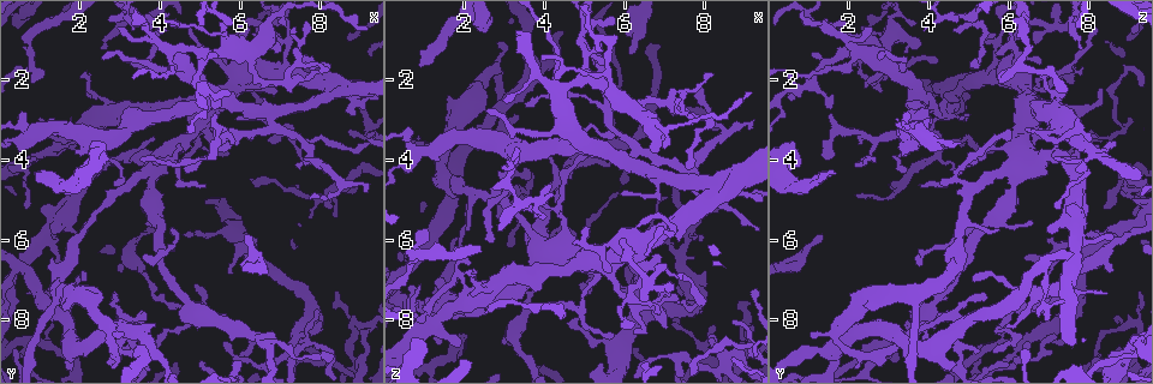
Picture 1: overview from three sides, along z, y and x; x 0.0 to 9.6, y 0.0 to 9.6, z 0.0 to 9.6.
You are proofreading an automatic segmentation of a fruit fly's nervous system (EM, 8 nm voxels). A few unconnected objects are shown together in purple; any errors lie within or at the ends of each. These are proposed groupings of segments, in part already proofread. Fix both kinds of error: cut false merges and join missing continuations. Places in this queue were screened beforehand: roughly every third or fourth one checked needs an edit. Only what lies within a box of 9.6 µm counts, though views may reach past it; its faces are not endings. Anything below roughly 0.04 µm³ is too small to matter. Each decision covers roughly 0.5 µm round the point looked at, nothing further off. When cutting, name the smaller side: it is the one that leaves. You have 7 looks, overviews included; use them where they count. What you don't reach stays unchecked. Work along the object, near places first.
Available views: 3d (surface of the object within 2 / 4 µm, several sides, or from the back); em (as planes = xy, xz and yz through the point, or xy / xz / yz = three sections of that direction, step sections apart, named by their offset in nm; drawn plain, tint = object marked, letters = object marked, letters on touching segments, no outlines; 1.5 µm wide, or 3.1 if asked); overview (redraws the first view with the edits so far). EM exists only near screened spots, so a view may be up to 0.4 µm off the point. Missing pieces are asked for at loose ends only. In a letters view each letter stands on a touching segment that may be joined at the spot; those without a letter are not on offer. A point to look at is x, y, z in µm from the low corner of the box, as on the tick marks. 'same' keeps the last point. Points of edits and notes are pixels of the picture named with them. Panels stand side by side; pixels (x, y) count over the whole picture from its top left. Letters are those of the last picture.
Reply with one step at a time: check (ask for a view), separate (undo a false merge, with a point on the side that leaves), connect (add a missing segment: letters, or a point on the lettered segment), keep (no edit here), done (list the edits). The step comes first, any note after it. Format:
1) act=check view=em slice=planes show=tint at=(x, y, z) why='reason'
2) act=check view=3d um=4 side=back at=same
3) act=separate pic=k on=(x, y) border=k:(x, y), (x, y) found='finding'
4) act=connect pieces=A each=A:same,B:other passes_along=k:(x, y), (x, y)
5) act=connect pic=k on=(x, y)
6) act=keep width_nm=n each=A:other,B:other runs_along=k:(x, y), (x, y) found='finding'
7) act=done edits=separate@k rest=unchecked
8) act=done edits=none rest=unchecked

act=check view=em slice=yz step=4 show=plain at=(5.90, 3.00, 4.80) why='tapers out'

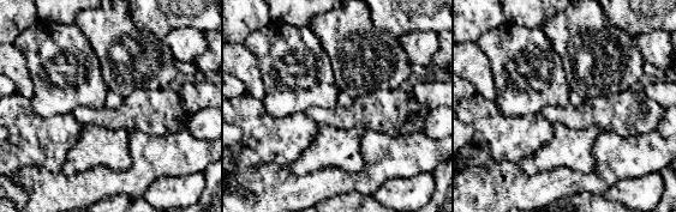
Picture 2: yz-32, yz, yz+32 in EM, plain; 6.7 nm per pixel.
act=check view=em slice=yz step=4 show=letters at=same

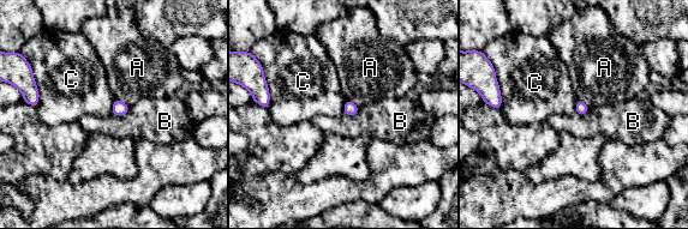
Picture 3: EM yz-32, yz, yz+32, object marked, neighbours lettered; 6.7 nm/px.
act=keep each=A:other,B:other,C:other border=3:(114, 98), (111, 113) found='no lettered segment goes on from it'

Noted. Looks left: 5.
act=check view=em slice=xz step=4 show=letters at=(5.30, 4.00, 1.50) why='free end'

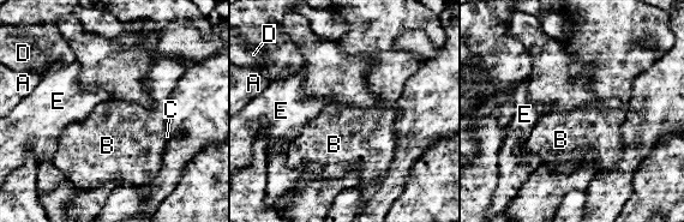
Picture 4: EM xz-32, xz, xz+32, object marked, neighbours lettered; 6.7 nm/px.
act=check view=em slice=planes show=letters at=same

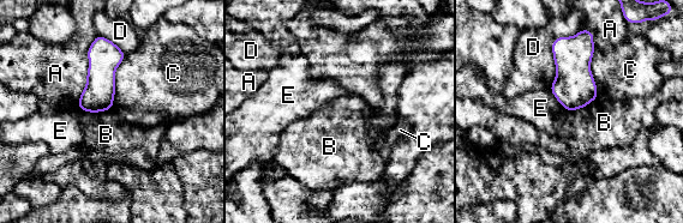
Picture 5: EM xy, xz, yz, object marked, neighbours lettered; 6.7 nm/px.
act=keep width_nm=220 each=A:other,B:other,C:other,D:other,E:other border=5:(597, 97), (587, 104), (568, 112) found='none of them fits'

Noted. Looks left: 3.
act=check view=em slice=planes show=letters at=(4.85, 7.65, 4.10) why='calibre changes'

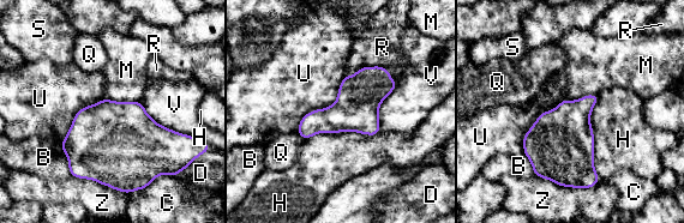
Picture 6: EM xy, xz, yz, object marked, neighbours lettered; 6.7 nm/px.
act=keep each=B:other,C:other,D:other,H:other,M:other,Q:other,R:other,S:other,U:other,V:other,Z:other border=6:(598, 95), (590, 127), (600, 179) found='continuous, no second cell'

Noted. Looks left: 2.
act=done edits=none rest=unchecked

